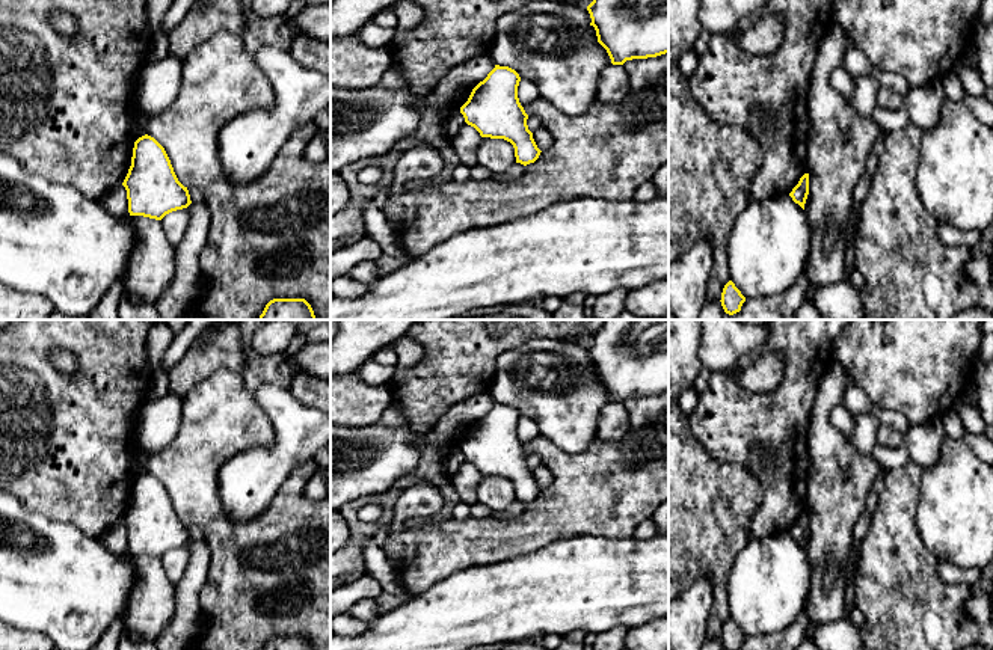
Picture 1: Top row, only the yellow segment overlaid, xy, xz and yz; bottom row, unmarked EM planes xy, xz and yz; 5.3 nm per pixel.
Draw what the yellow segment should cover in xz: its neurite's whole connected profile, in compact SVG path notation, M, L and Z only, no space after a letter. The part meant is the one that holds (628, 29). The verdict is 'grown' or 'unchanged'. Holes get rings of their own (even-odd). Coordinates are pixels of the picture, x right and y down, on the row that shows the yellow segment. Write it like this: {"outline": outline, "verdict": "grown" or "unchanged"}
{"outline": "M593 0L587 11L613 65L669 53L669 0Z", "verdict": "unchanged"}

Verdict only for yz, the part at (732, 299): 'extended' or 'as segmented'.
as segmented

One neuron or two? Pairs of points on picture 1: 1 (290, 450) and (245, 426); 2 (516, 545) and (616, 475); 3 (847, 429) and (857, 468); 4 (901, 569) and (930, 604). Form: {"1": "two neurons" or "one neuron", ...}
{"1": "two neurons", "2": "one neuron", "3": "two neurons", "4": "one neuron"}

